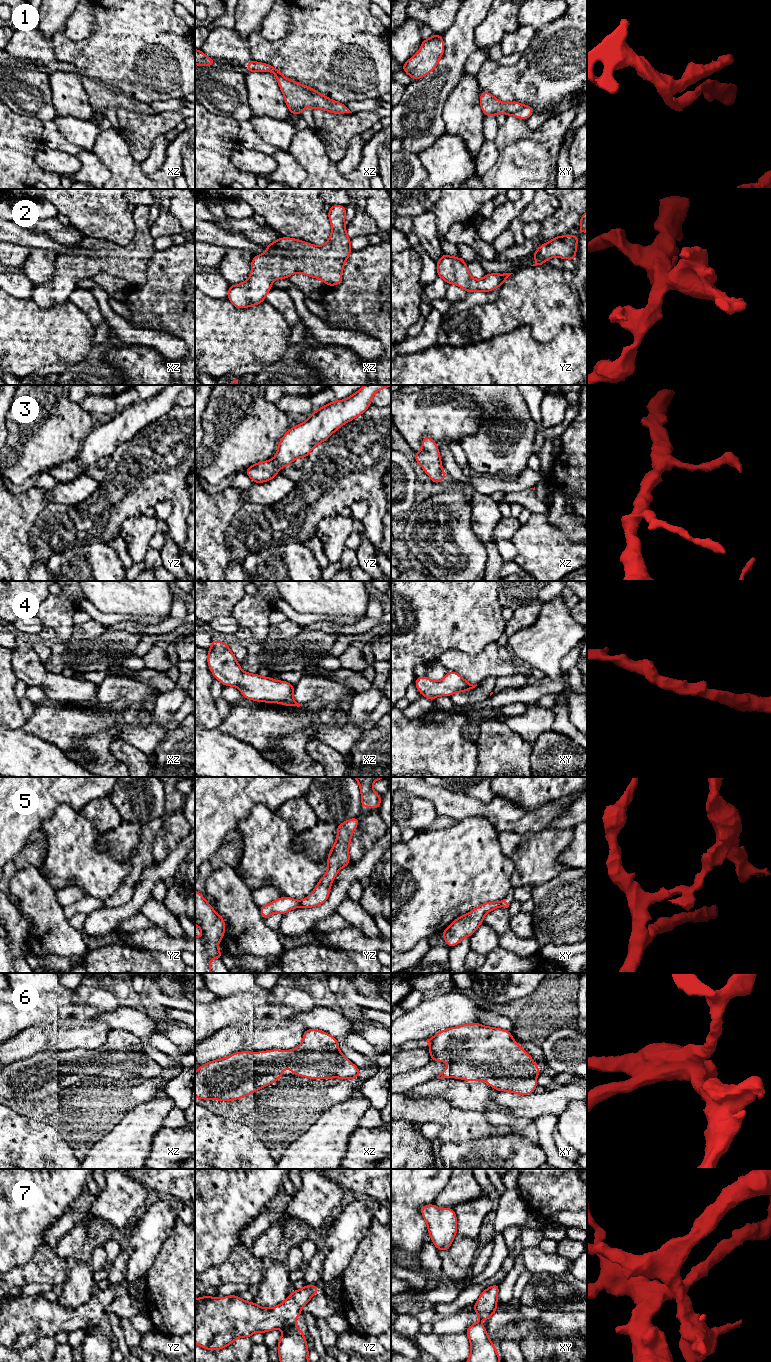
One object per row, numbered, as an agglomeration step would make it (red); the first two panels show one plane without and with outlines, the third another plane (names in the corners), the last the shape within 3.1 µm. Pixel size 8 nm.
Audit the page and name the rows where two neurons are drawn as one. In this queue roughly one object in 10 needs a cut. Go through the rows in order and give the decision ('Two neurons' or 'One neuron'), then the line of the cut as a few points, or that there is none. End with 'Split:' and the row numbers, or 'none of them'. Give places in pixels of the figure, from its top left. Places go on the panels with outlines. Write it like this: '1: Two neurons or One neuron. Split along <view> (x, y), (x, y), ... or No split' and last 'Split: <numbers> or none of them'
1: One neuron. No split
2: One neuron. No split
3: One neuron. No split
4: One neuron. No split
5: Two neurons. Split along yz (299, 901), (300, 906)
6: One neuron. No split
7: One neuron. No split
Split: 5

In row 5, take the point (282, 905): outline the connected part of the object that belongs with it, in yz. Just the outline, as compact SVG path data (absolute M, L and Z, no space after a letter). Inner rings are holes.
M284 896L274 900L273 902L261 906L260 907L260 914L264 919L270 916L273 913L284 915L290 910L293 910L297 907L300 907L300 901Z

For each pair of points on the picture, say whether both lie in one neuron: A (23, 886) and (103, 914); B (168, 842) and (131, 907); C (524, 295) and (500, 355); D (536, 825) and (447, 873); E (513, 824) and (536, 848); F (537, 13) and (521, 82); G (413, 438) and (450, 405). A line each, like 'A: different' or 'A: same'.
A: different
B: different
C: different
D: different
E: different
F: different
G: same

